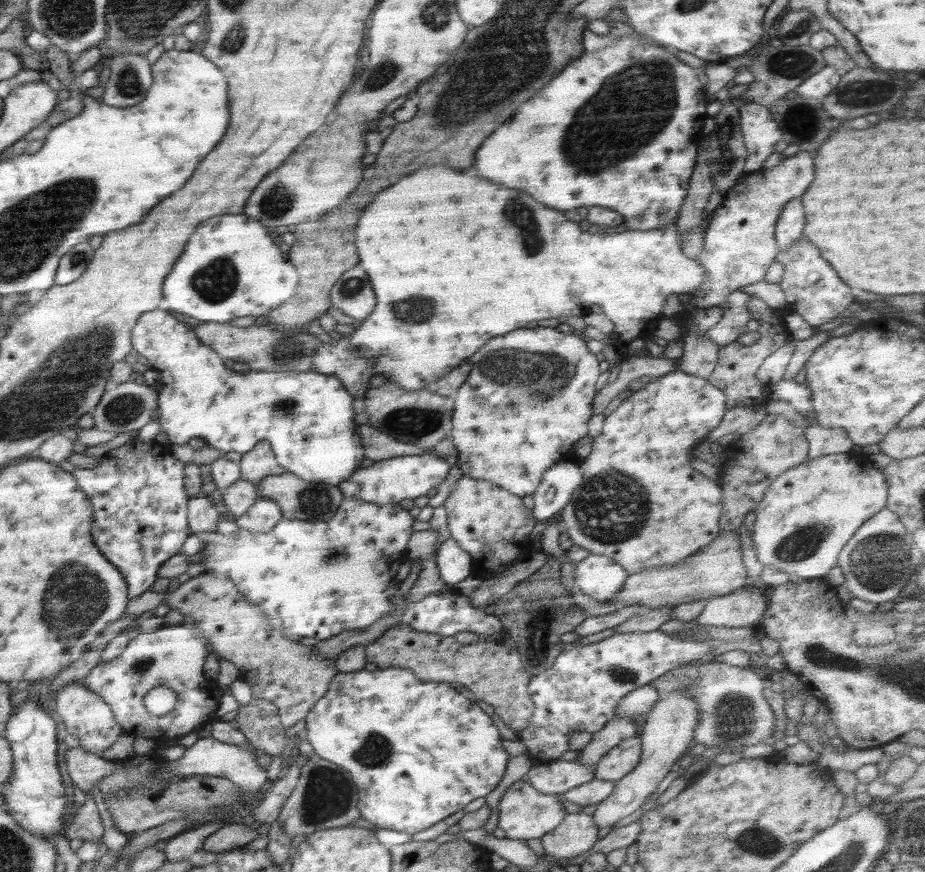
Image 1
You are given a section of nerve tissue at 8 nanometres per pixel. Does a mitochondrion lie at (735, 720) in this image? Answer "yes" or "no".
yes

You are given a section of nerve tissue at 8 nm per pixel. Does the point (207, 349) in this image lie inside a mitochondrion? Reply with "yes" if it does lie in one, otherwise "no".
no

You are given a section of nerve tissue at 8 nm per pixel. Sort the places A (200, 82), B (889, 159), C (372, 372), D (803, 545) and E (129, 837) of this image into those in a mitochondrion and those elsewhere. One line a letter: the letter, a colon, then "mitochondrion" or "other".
A: other
B: other
C: other
D: mitochondrion
E: other

